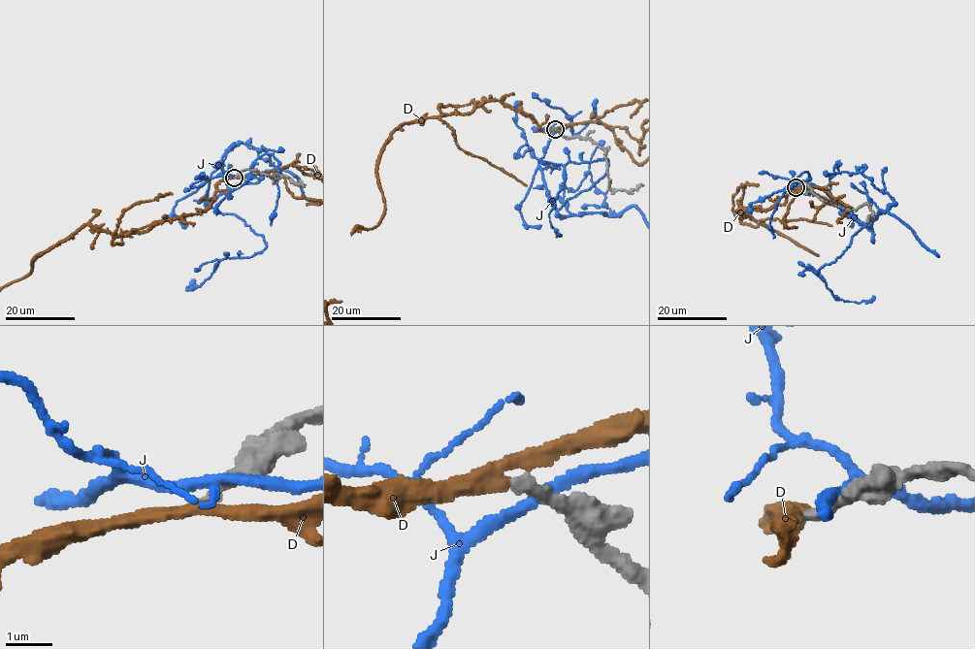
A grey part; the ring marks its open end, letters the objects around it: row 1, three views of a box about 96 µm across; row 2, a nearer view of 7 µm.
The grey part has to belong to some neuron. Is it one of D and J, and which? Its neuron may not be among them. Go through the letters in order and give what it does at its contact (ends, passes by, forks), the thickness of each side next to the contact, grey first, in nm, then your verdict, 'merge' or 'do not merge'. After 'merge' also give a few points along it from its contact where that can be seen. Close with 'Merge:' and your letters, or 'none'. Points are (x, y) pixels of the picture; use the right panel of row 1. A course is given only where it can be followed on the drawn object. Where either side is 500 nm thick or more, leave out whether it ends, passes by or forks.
D: it passes by | 260/280 nm | do not merge
J: it passes by | 400/240 nm | do not merge
Merge: none

